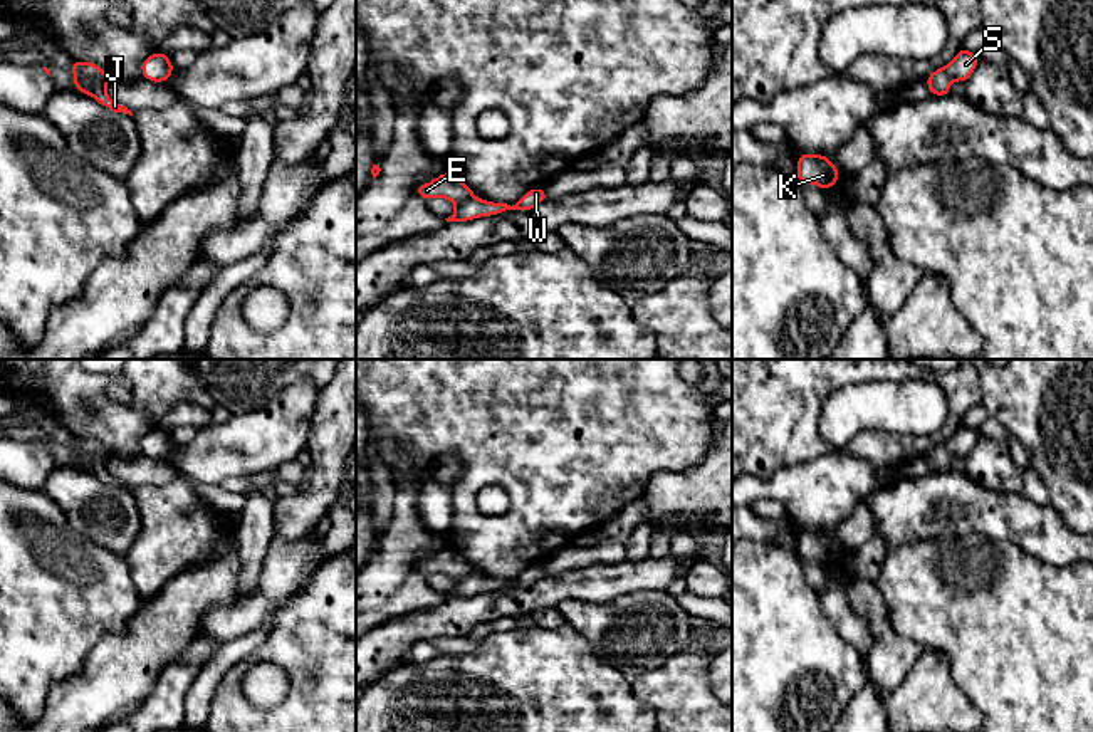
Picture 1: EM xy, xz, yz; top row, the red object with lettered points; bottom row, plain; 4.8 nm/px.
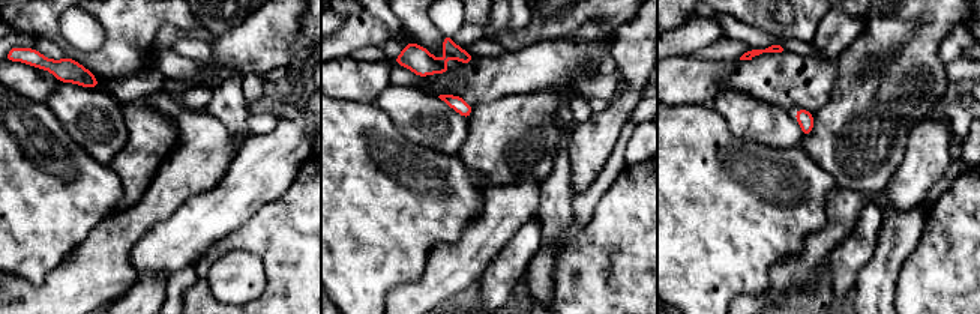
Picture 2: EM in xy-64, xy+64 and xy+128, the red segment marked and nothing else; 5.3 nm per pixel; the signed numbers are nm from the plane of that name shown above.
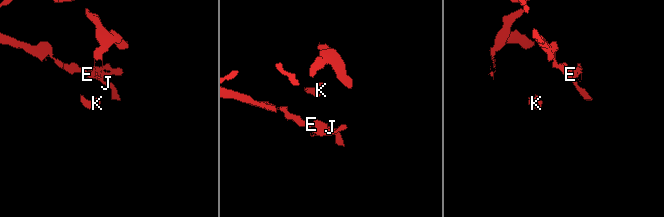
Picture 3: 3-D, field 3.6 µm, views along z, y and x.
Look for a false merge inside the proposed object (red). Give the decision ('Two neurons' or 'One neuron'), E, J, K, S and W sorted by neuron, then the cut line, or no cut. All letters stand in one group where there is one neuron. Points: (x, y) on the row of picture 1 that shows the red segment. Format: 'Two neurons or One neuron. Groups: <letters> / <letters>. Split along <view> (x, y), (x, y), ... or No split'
Two neurons. Groups: E J / K S W. Split along xy (71, 67), (104, 84)

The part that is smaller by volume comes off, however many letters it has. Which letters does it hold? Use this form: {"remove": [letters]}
{"remove": ["E", "J"]}

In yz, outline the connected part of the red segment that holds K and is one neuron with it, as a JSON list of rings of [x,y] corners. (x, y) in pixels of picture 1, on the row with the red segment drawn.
[[[801,153],[798,156],[796,176],[801,183],[828,190],[836,185],[839,168],[836,168],[828,156]]]

